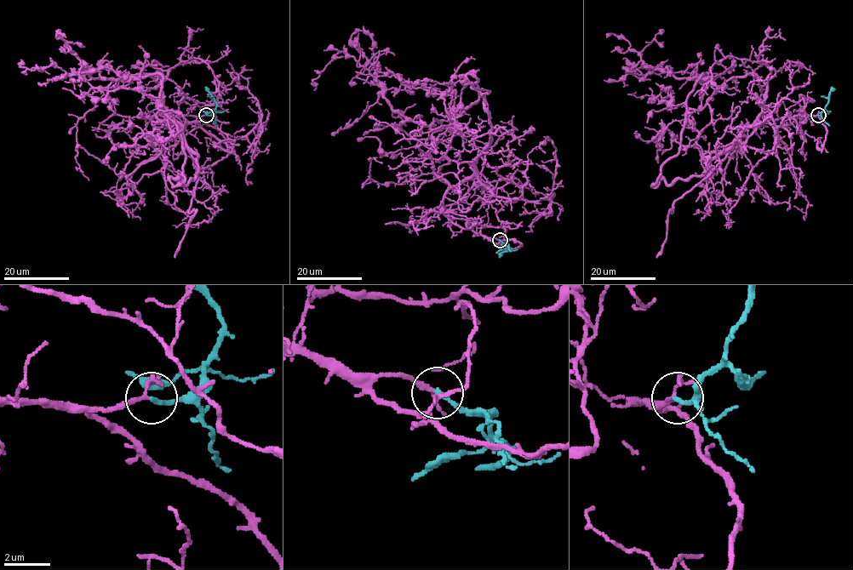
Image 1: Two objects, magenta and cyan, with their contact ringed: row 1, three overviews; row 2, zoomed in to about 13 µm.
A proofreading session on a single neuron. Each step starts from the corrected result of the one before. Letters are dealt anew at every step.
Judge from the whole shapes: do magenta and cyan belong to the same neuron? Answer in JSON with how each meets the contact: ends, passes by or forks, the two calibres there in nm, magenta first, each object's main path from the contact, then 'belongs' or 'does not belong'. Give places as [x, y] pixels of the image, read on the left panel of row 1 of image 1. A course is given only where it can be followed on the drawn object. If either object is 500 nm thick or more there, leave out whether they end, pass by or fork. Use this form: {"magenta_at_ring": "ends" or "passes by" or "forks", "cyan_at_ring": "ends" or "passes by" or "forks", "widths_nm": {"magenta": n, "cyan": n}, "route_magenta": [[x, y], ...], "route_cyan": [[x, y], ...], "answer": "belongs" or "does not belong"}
{"magenta_at_ring": "forks", "cyan_at_ring": "ends", "widths_nm": {"magenta": 130, "cyan": 200}, "route_magenta": [[206, 115], [151, 118], [164, 111], [160, 84], [137, 77], [159, 111], [155, 73], [93, 78], [20, 59]], "route_cyan": [[206, 115], [214, 112], [216, 102], [205, 89]], "answer": "belongs"}

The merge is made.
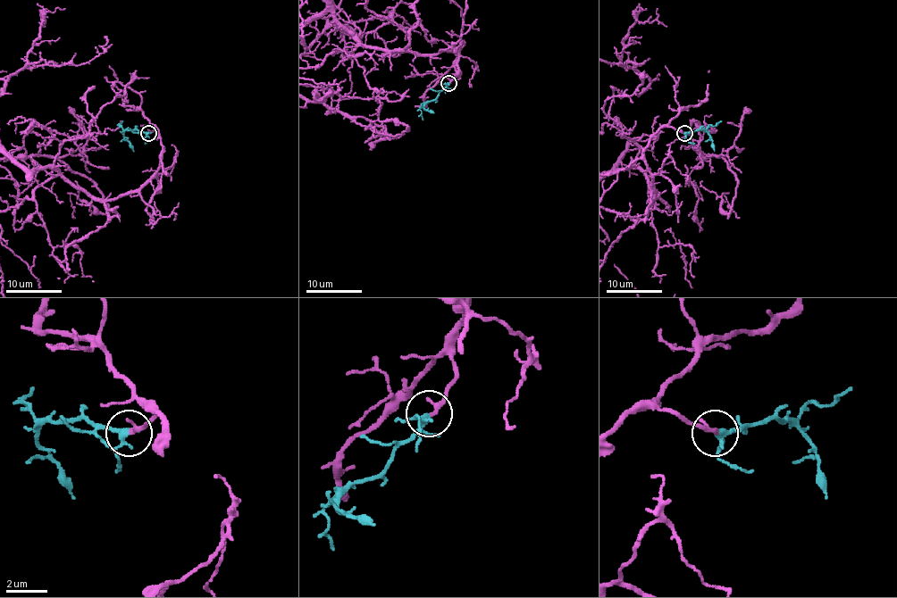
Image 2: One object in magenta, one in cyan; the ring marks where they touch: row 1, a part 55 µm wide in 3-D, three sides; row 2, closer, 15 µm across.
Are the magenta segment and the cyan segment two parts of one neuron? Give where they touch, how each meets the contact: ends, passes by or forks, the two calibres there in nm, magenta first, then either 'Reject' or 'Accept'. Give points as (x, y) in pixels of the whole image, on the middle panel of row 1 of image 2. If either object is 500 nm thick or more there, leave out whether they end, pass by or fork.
Place: (448, 83). At the ring magenta ends. At the ring cyan forks. Thickness 240 nm (magenta) against 200 nm. Accept

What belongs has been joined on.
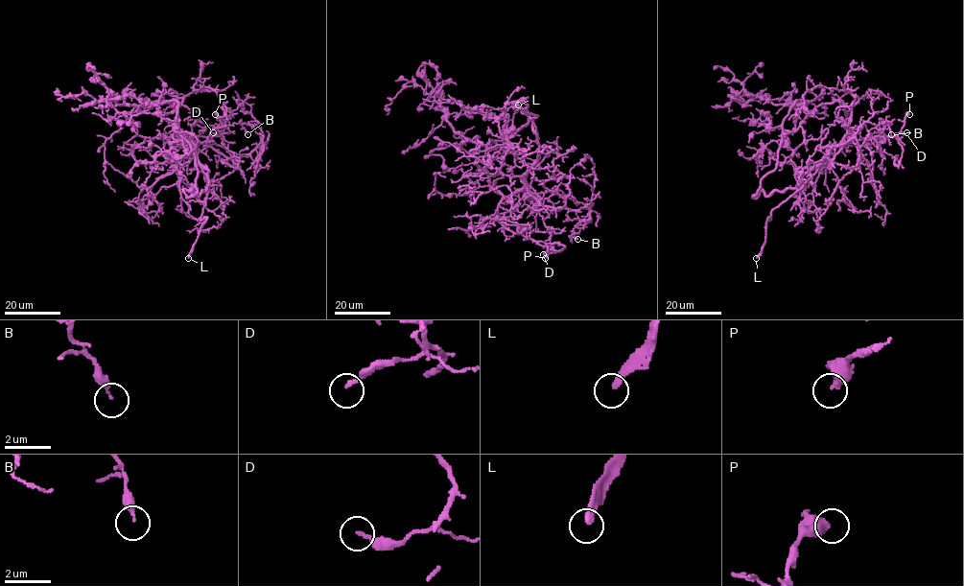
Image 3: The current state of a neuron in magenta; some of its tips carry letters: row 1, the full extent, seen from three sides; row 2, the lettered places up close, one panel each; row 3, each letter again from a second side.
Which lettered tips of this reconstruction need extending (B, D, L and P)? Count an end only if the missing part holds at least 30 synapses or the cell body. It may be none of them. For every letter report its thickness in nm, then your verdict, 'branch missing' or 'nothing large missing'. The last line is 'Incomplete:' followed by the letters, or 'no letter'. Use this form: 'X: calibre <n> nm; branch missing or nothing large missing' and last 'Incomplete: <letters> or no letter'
B: calibre 280 nm; nothing large missing
D: calibre 150 nm; nothing large missing
L: calibre 240 nm; branch missing
P: calibre 480 nm; nothing large missing
Incomplete: L

